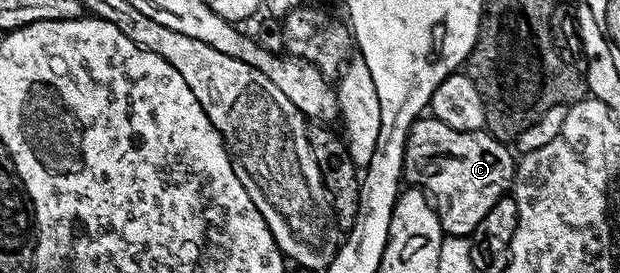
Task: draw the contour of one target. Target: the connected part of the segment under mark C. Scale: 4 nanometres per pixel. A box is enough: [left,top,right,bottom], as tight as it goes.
[402,116,516,238]

